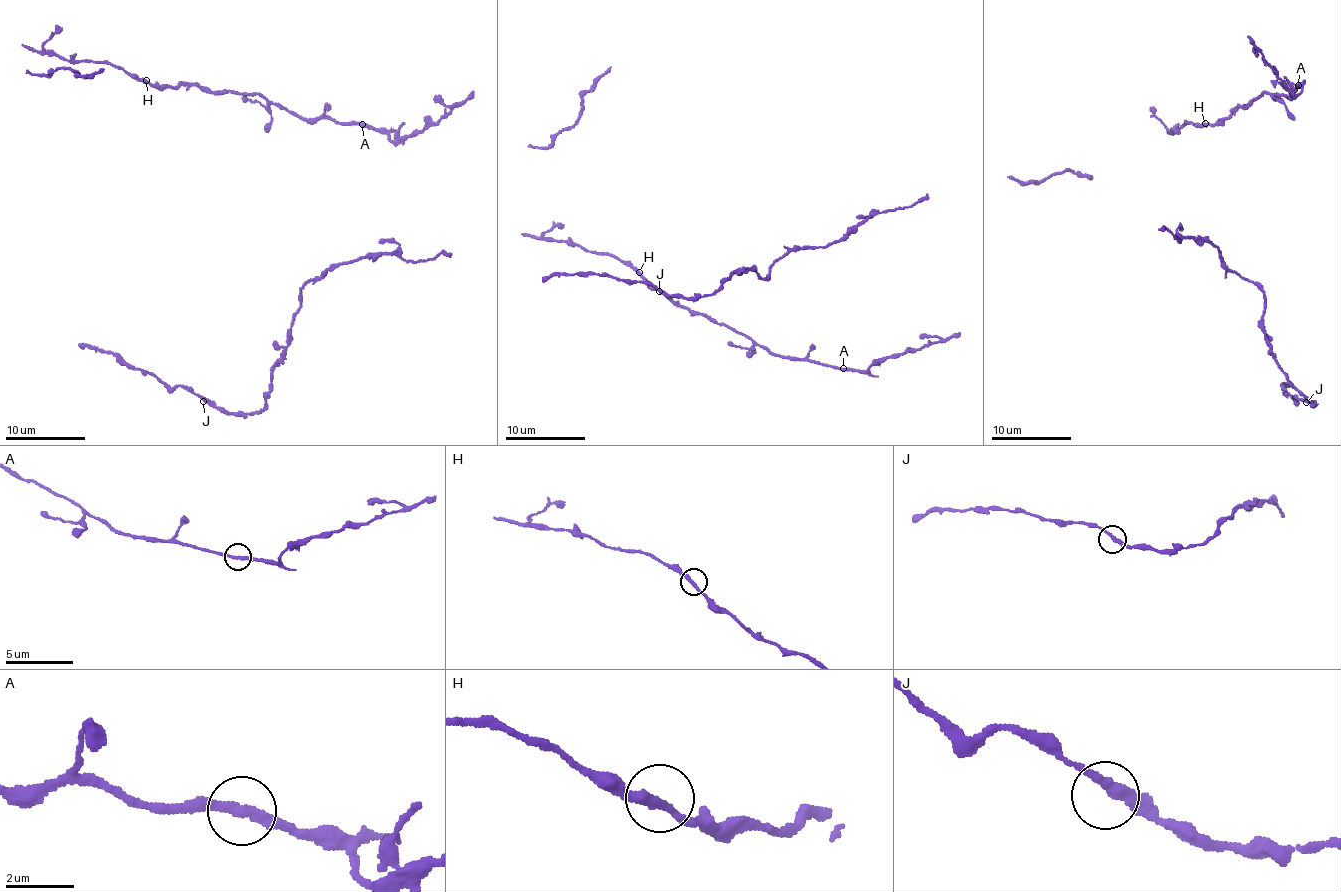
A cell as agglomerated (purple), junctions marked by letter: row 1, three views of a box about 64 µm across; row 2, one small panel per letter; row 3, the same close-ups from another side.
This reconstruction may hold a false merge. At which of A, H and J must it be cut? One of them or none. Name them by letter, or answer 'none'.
none

